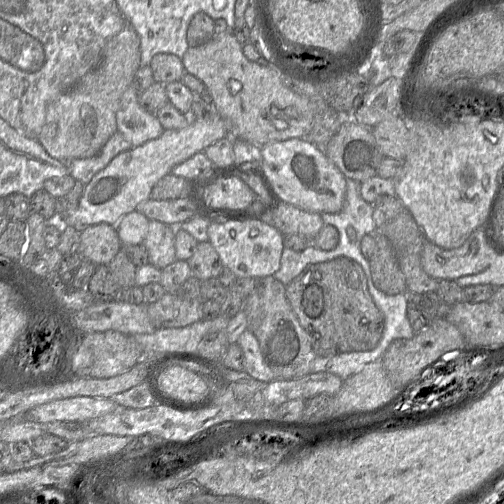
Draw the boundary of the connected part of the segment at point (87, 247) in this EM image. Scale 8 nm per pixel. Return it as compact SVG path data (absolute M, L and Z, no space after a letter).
M110 224L90 225L79 231L76 253L95 266L107 266L120 251L120 242Z

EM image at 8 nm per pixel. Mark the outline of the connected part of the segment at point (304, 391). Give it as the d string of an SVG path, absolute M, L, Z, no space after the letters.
M323 372L310 373L292 380L275 379L266 383L263 397L272 406L280 406L294 399L309 400L321 394L334 396L342 383L339 376Z

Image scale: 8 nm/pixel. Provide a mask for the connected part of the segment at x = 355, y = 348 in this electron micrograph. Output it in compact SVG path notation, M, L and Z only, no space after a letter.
M337 257L308 265L285 286L285 295L300 325L311 339L316 356L335 356L347 352L370 351L379 343L384 330L384 317L377 309L368 290L363 267L352 259Z

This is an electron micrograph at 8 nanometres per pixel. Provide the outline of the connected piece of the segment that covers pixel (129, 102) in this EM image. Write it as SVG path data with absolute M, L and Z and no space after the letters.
M131 84L124 91L116 113L117 132L132 148L156 139L164 132L155 114L140 105L139 93Z

